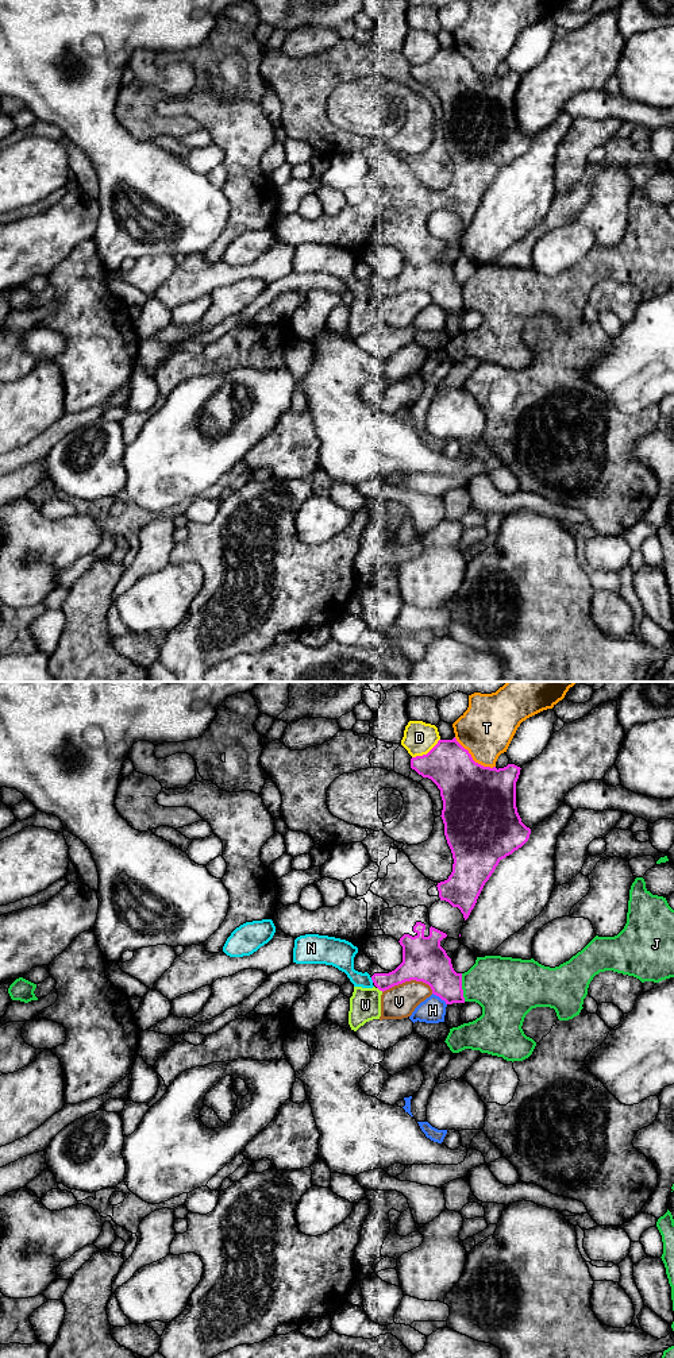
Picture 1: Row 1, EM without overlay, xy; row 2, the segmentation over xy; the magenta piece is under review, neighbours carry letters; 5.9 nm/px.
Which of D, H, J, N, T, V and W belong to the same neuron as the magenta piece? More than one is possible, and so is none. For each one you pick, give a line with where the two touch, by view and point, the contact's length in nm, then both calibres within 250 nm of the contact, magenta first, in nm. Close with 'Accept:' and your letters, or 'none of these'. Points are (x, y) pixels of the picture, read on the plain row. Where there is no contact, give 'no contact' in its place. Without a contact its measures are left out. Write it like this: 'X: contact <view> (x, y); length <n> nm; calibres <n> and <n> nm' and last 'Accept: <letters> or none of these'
Accept: none of these

